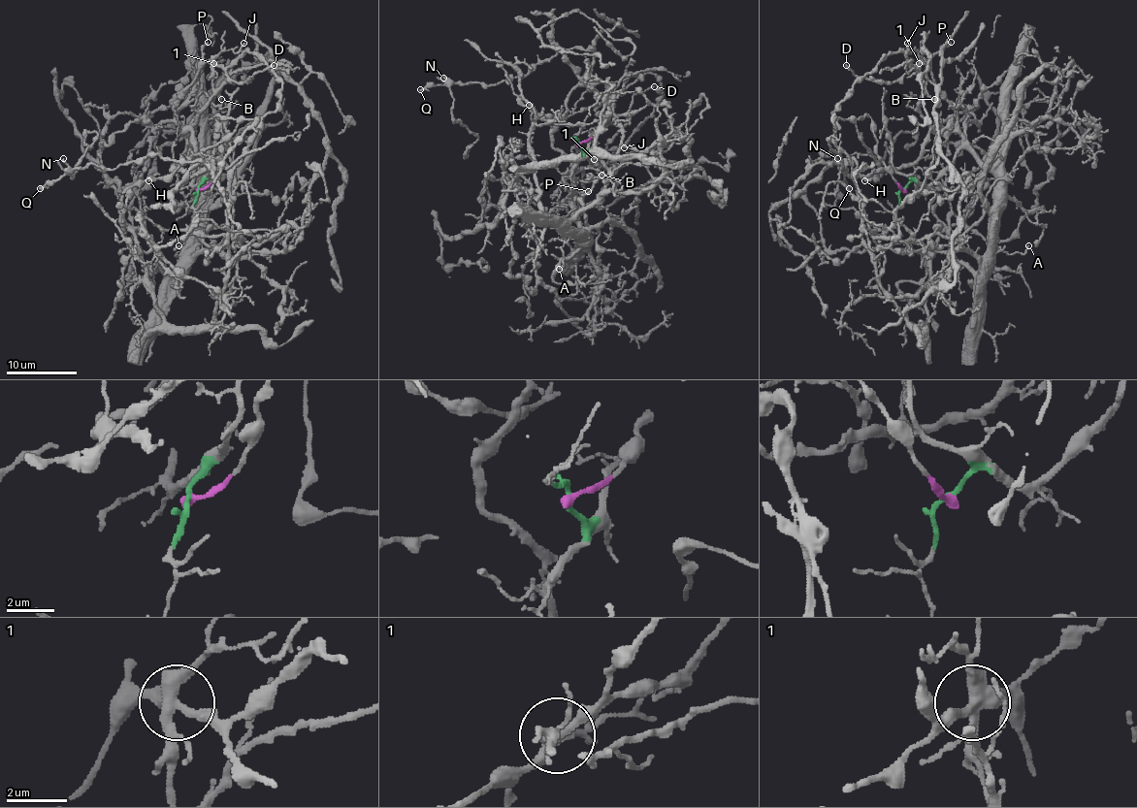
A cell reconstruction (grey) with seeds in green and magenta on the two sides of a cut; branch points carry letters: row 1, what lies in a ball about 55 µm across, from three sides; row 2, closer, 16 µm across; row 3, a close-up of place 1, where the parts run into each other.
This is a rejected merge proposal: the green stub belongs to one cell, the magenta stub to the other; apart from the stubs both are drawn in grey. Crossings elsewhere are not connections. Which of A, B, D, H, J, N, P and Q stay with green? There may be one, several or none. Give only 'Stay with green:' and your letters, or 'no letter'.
Stay with green: A, B, J

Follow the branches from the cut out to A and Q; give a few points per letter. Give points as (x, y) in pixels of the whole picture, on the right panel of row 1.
A: (903, 190), (912, 181), (929, 184), (959, 149), (967, 149), (999, 184), (995, 250), (1023, 254), (1029, 245)
Q: (903, 190), (876, 152), (869, 115), (855, 122), (869, 154), (807, 162), (832, 154), (850, 188)

